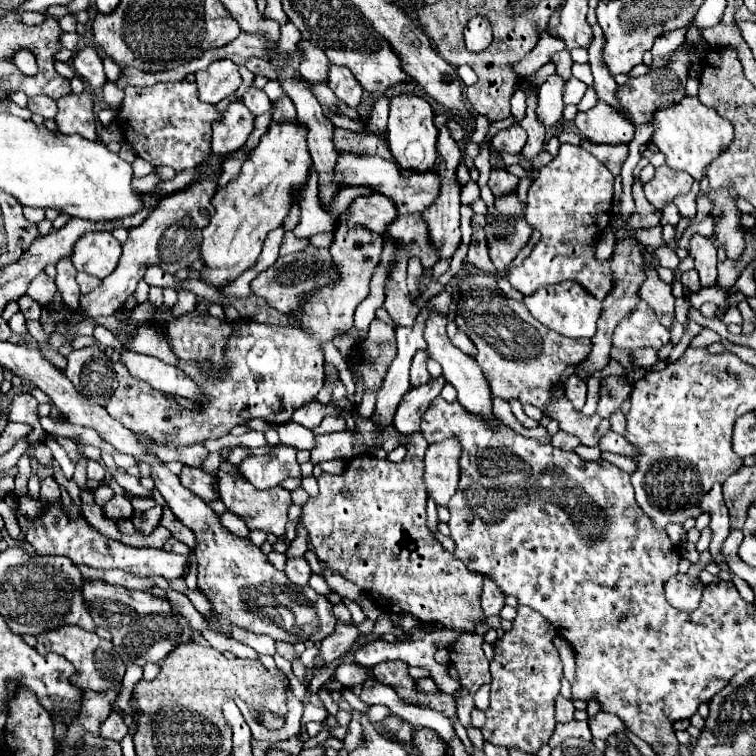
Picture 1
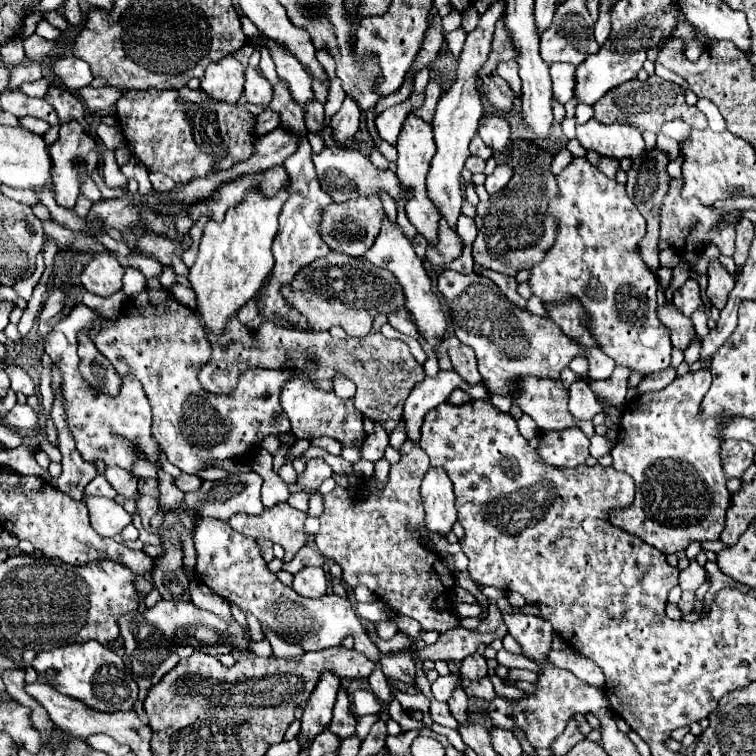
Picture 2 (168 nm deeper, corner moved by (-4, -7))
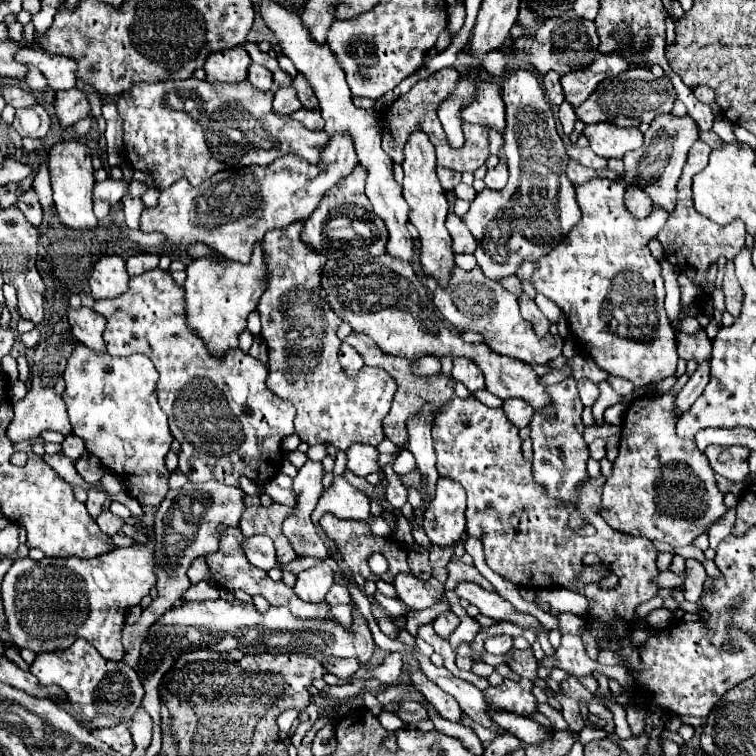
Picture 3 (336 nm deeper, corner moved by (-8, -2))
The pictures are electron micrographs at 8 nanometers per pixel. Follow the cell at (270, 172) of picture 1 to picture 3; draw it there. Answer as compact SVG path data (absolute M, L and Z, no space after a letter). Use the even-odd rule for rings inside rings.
M261 245L255 247L253 259L247 265L231 263L221 257L195 259L187 267L187 281L183 289L187 327L205 341L205 347L213 357L223 359L229 349L237 349L239 335L247 329L247 317L257 309L259 297L265 291L265 261L261 255Z

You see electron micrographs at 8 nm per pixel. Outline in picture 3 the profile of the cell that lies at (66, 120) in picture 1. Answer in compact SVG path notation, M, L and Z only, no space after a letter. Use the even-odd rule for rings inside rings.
M61 141L51 147L49 151L49 171L51 171L51 185L53 185L53 203L57 219L69 227L79 231L89 231L99 225L93 213L93 165L89 147L81 141Z

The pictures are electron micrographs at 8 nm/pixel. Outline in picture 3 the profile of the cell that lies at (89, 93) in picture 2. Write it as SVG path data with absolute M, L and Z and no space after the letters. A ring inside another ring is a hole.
M85 87L83 91L71 89L55 93L55 115L61 127L71 127L79 119L85 119L89 115L89 101L87 101L89 93L93 93L91 87Z

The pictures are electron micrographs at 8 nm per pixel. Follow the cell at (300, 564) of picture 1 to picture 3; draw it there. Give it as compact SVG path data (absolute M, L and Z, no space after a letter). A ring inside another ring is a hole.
M317 563L315 567L301 571L297 575L293 591L299 599L305 599L309 603L321 603L325 601L325 595L331 585L333 585L333 569Z

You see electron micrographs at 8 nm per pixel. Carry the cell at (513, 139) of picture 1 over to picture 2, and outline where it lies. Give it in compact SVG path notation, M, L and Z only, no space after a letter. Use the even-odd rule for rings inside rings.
M489 116L489 118L481 120L479 136L495 152L507 152L511 148L511 144L513 144L513 140L511 140L511 126L501 116Z

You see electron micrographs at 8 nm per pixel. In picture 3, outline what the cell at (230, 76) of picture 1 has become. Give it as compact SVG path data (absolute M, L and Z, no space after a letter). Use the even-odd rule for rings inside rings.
M239 45L225 51L209 53L203 69L207 73L209 83L237 83L247 79L247 67L251 63L249 53Z

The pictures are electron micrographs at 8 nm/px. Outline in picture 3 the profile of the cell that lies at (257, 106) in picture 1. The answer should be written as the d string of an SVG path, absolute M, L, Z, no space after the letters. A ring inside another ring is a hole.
M251 63L249 65L247 81L251 81L251 85L257 87L257 89L261 89L261 91L269 91L271 89L271 83L273 83L273 75L271 75L271 71L267 67L257 65L257 63Z

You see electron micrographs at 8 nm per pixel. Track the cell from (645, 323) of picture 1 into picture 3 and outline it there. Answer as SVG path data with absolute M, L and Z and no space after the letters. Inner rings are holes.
M591 179L575 191L579 207L583 211L581 221L555 249L551 249L535 265L523 263L517 271L517 277L531 283L537 293L543 293L547 299L559 305L569 323L569 331L575 337L577 349L589 355L609 375L627 379L635 387L645 387L649 383L657 383L675 375L679 357L675 333L663 307L665 289L661 267L647 249L647 241L653 239L663 228L665 221L669 219L669 211L653 205L653 211L645 219L633 217L623 205L625 183L617 183L611 179Z

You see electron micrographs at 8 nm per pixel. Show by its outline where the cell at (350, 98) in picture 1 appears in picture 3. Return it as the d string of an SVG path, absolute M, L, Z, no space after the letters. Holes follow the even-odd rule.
M337 135L327 143L317 165L305 163L305 159L297 159L295 155L285 155L265 167L253 165L219 171L197 187L179 179L173 187L161 191L155 207L141 213L139 229L143 233L157 231L175 247L189 249L203 243L225 259L249 263L253 247L263 241L267 231L307 221L323 195L339 179L347 177L355 165L357 155L353 155L353 143L349 143L345 135Z

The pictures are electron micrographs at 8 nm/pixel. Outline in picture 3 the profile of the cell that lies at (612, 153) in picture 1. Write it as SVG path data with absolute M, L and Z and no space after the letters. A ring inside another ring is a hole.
M571 145L571 147L567 149L567 155L569 155L573 161L577 161L579 165L583 165L583 167L605 169L605 165L607 165L607 161L601 159L601 157L597 157L597 155L593 155L593 151L589 151L589 147L579 149L577 145Z

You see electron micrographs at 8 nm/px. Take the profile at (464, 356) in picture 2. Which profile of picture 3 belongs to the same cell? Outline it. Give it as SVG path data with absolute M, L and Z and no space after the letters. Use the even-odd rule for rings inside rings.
M455 359L453 361L453 379L463 383L471 393L479 391L485 387L485 381L483 381L483 375L481 371L477 371L477 367L473 367L473 363L469 363L469 359Z

